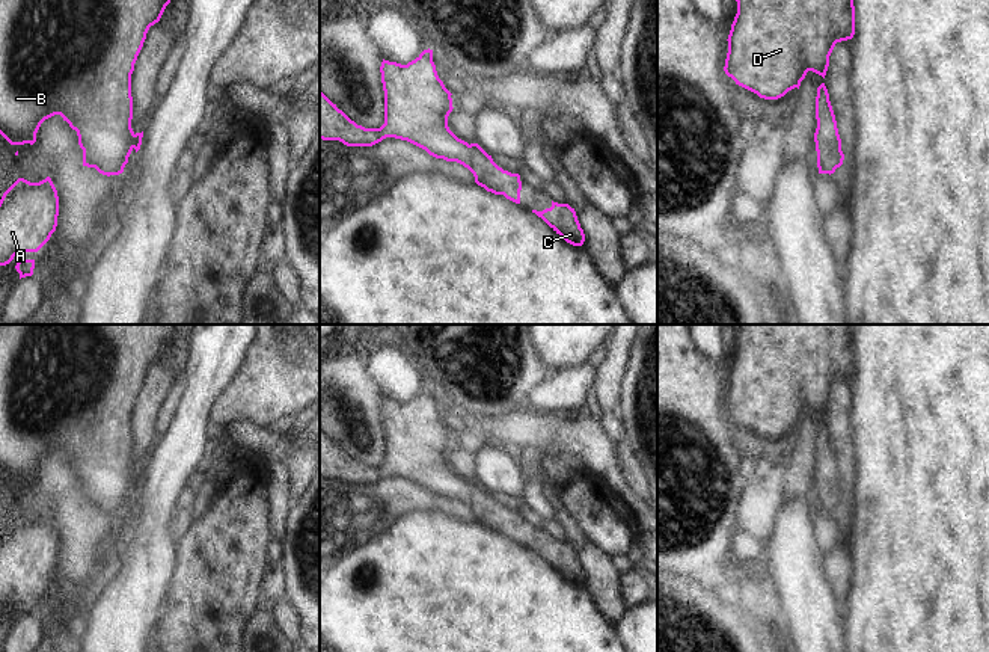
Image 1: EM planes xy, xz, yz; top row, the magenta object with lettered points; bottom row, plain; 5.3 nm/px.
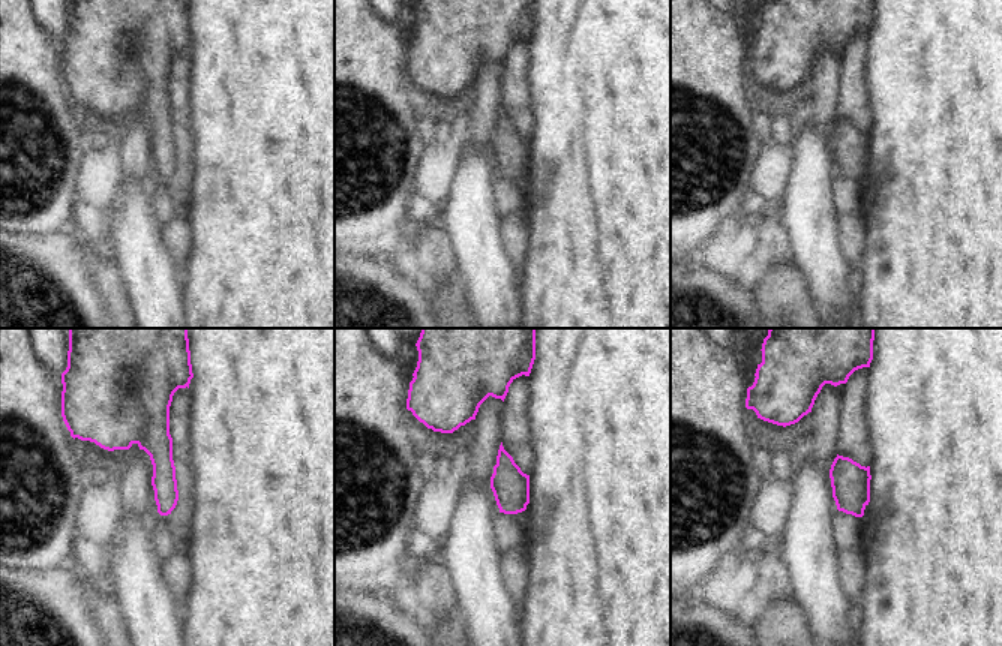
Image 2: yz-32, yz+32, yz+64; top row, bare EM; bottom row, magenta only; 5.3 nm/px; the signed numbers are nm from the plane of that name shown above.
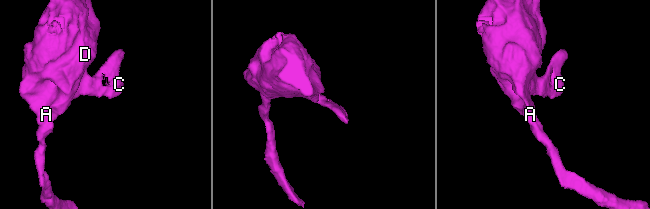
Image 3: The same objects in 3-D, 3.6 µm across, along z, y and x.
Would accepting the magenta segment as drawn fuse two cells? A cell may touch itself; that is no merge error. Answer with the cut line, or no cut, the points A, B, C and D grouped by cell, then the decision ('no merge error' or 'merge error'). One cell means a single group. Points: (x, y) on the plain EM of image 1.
cut none; groups A B C D; no merge error

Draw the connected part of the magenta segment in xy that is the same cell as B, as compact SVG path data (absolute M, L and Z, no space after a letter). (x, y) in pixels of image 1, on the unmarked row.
M0 324L0 472L11 483L33 483L41 462L60 453L77 469L83 504L95 506L107 515L122 512L131 489L140 487L143 475L143 469L134 471L131 466L131 412L149 365L160 359L172 332L173 324Z

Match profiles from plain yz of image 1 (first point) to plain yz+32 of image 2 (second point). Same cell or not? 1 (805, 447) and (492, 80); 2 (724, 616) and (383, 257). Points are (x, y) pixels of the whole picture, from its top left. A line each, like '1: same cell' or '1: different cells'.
1: same cell
2: different cells

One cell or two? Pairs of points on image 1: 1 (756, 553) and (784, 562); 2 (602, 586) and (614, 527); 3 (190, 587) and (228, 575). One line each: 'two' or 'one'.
1: two
2: two
3: one

